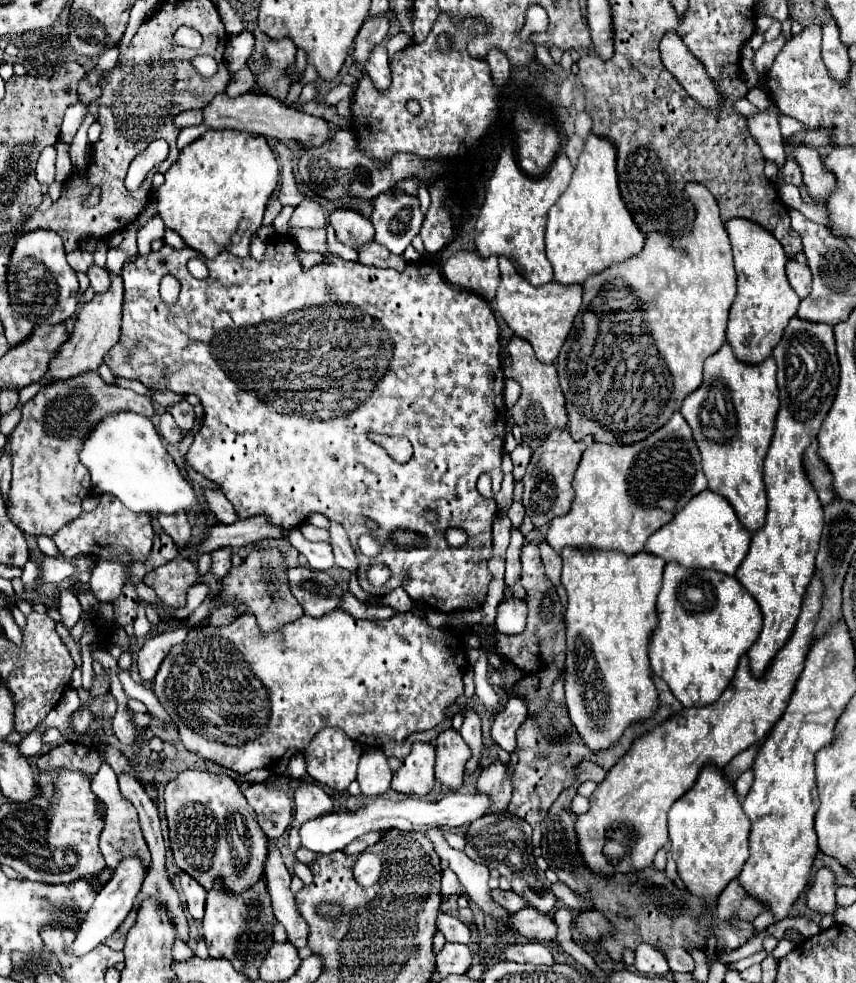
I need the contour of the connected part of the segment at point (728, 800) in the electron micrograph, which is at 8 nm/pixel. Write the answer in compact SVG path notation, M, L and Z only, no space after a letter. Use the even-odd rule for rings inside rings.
M708 764L692 790L688 790L668 812L668 828L672 842L672 858L686 890L698 896L706 910L718 900L720 892L738 878L748 860L750 820L746 818L734 788L724 778L722 770Z

